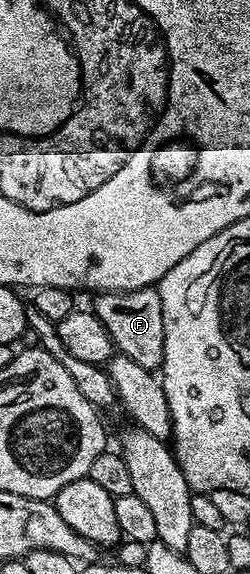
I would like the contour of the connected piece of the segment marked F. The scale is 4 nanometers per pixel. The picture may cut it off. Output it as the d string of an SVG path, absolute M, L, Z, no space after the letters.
M155 286L129 291L101 291L95 296L94 310L98 321L106 325L113 348L119 354L131 357L142 369L159 372L166 353L166 325L162 321L162 297Z

